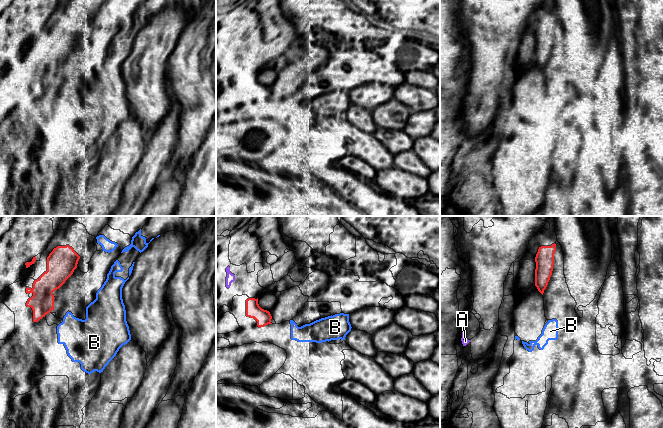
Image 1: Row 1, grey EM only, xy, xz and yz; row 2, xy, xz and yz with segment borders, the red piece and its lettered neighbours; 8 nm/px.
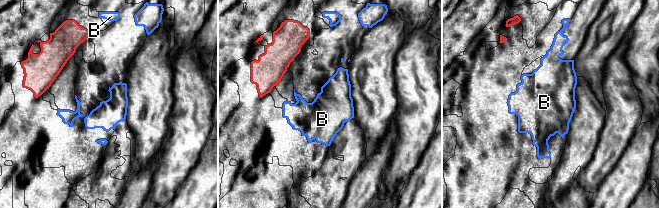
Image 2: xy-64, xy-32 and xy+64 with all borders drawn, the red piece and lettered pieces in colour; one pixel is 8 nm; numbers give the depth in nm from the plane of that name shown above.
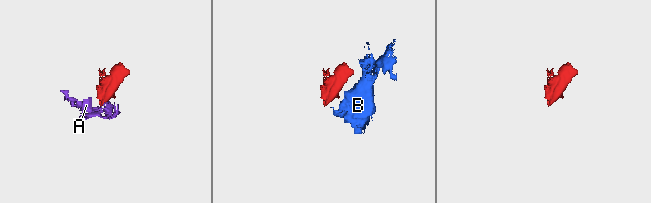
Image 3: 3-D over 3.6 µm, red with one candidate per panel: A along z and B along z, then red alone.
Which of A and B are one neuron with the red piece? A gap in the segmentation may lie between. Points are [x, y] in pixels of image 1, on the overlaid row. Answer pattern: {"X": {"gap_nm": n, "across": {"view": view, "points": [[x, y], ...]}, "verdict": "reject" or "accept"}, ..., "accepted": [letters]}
{"A": {"gap_nm": 170, "across": {"view": "xz", "points": [[246, 300], [229, 287]]}, "verdict": "reject"}, "B": {"gap_nm": 100, "across": {"view": "xy", "points": [[53, 309], [64, 316]]}, "verdict": "reject"}, "accepted": []}

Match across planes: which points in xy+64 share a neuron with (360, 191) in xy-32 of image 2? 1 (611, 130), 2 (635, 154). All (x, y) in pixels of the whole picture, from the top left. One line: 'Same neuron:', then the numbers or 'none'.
Same neuron: 1

